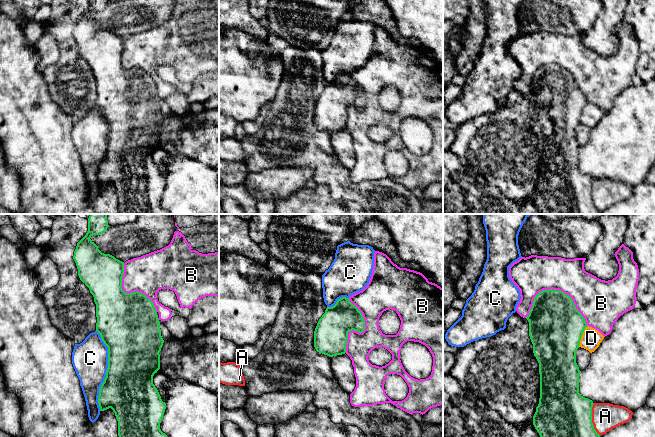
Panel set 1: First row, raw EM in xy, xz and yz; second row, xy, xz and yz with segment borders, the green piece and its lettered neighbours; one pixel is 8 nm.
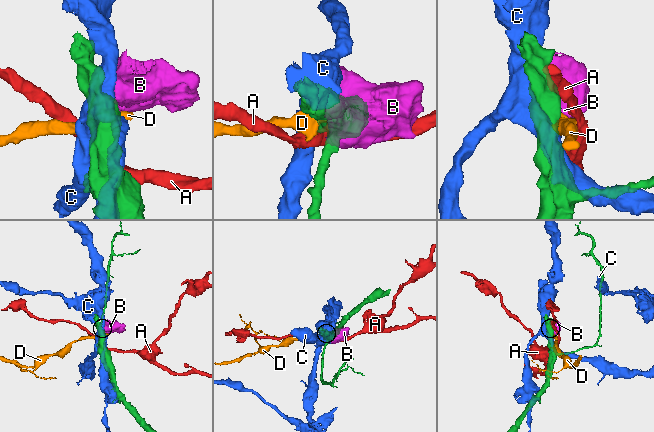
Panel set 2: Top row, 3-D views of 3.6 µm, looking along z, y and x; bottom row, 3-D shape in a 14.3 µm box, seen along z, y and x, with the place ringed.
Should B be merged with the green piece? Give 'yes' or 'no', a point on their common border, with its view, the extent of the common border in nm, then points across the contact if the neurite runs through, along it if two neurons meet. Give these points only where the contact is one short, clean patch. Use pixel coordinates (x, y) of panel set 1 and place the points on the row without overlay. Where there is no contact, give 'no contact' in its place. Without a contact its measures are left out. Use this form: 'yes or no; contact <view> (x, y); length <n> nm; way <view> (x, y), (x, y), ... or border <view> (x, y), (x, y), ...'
no; contact yz (556, 66); length 500 nm

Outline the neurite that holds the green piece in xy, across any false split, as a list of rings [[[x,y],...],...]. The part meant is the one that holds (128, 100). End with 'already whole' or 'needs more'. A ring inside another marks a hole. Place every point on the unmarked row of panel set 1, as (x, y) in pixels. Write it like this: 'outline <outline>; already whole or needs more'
outline [[[88,0],[86,11],[77,19],[73,35],[80,56],[89,64],[96,80],[96,107],[108,123],[108,144],[106,153],[99,165],[98,180],[100,187],[111,184],[118,197],[119,214],[167,214],[160,205],[166,179],[153,160],[153,152],[160,145],[160,127],[164,116],[161,112],[160,97],[153,78],[144,70],[135,67],[125,69],[122,65],[124,38],[110,30],[104,30],[90,15],[93,11],[106,8],[108,0]]]; already whole

